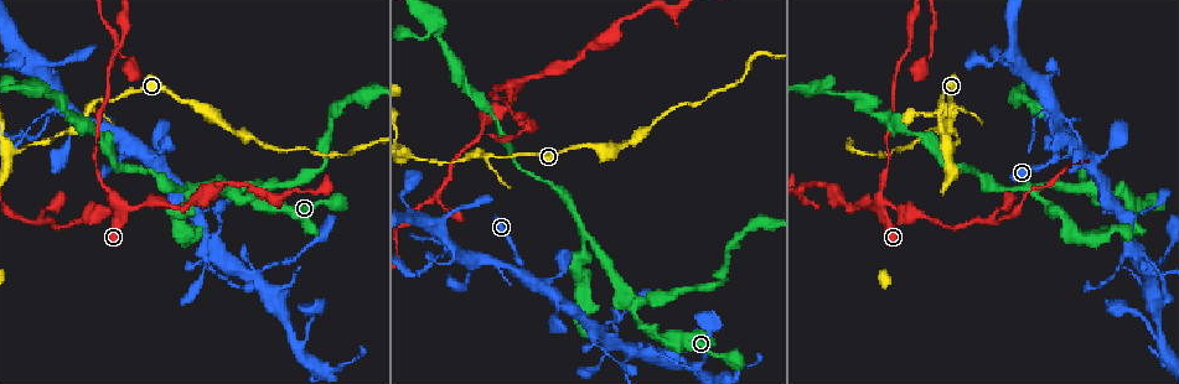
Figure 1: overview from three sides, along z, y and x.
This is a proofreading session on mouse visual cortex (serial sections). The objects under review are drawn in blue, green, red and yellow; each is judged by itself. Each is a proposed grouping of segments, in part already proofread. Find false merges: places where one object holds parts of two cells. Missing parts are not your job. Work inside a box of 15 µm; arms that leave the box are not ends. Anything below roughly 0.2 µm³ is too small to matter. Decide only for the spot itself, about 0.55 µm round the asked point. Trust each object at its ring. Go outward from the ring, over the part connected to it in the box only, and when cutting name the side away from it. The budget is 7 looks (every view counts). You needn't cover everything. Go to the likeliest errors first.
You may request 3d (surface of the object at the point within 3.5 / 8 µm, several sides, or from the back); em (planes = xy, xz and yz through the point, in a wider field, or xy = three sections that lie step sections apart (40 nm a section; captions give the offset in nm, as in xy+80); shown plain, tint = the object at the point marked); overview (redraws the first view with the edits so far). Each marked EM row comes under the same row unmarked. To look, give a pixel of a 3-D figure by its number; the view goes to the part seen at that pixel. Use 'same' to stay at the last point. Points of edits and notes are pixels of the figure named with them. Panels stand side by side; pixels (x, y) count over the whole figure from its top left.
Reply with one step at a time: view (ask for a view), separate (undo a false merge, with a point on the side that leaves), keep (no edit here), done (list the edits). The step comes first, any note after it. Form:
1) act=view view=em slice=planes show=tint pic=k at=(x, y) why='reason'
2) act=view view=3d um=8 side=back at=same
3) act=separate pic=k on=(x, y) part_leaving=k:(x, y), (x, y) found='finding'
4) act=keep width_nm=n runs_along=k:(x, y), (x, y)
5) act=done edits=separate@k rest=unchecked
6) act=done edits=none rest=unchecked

act=view view=3d um=3.5 pic=1 at=(119, 211) why='three arms meet'

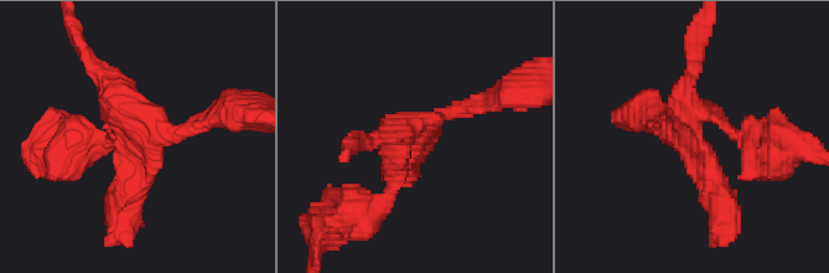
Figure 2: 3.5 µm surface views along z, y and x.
act=view view=em slice=xy step=5 show=tint pic=2 at=(137, 133)

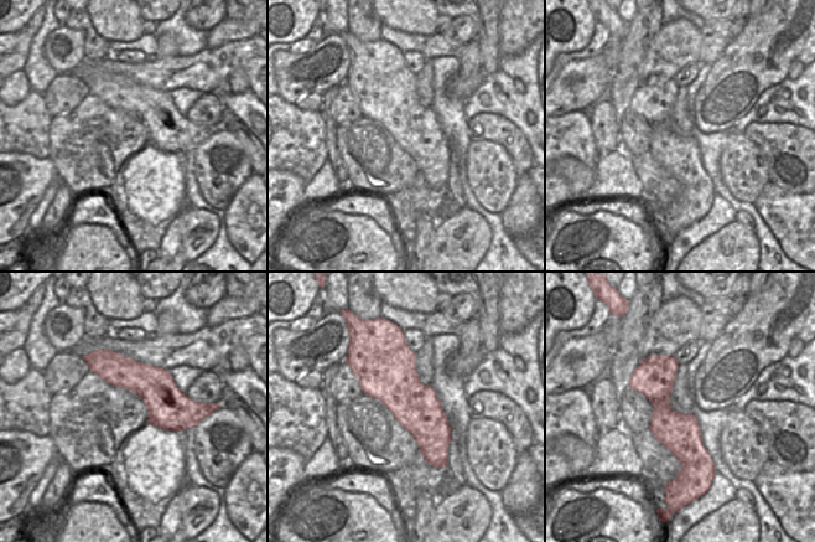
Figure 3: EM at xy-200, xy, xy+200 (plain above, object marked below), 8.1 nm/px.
act=keep runs_along=3:(654, 359), (663, 417), (706, 466) found='all the same cell'

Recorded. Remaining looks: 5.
act=view view=3d um=3.5 pic=1 at=(191, 188) why='side arm on a straight run'

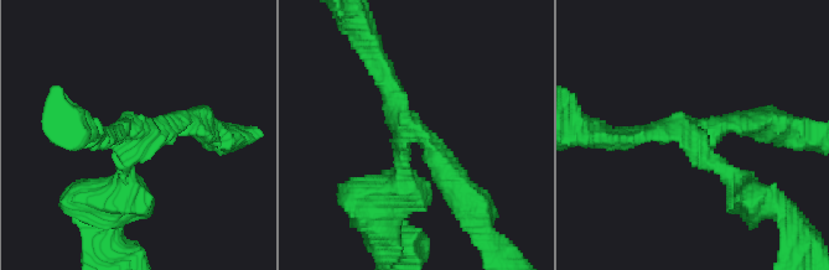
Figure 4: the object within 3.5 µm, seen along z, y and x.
act=view view=em slice=xy step=1 show=tint pic=4 at=(140, 131) why='now the EM'

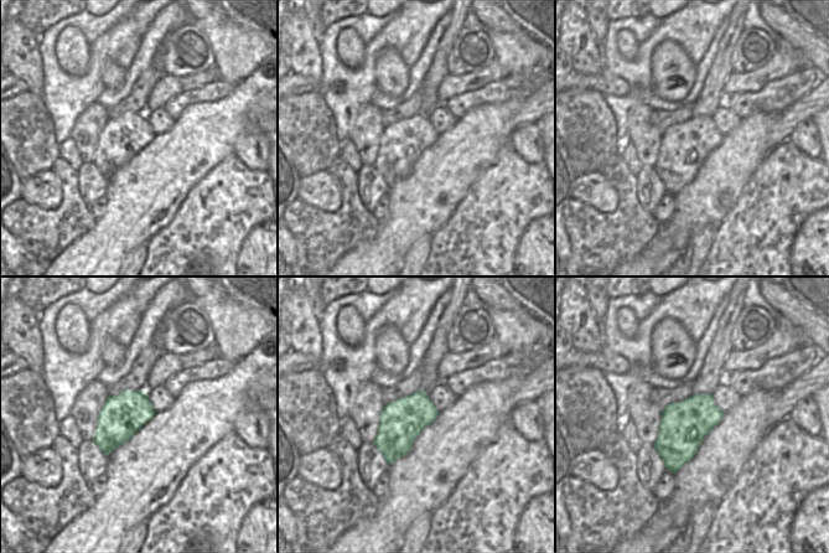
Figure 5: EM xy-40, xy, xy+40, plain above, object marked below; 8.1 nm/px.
act=keep arms=3 arm_widths_nm=200,200,250 runs_along=4:(469, 195), (399, 118), (381, 65) found='one cell here'

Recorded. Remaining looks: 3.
act=view view=3d um=3.5 pic=1 at=(805, 198) why='sharp bend'

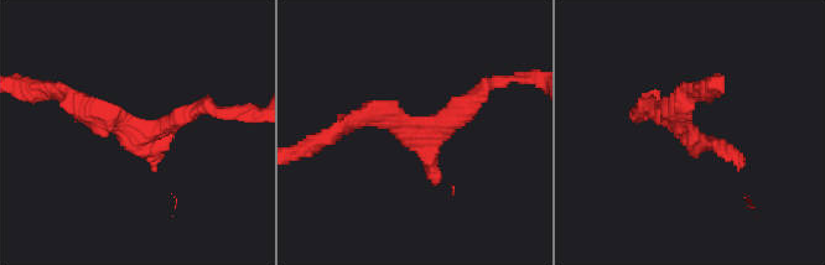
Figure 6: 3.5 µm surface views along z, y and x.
act=view view=em slice=xy step=3 show=tint pic=6 at=(148, 133) why='need the tissue'

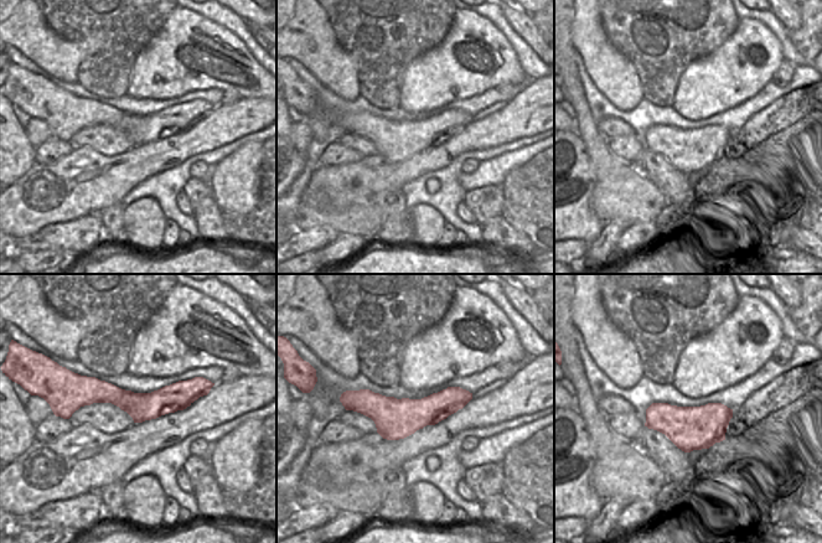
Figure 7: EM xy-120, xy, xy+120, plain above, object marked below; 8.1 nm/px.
act=view view=em slice=planes show=tint at=same

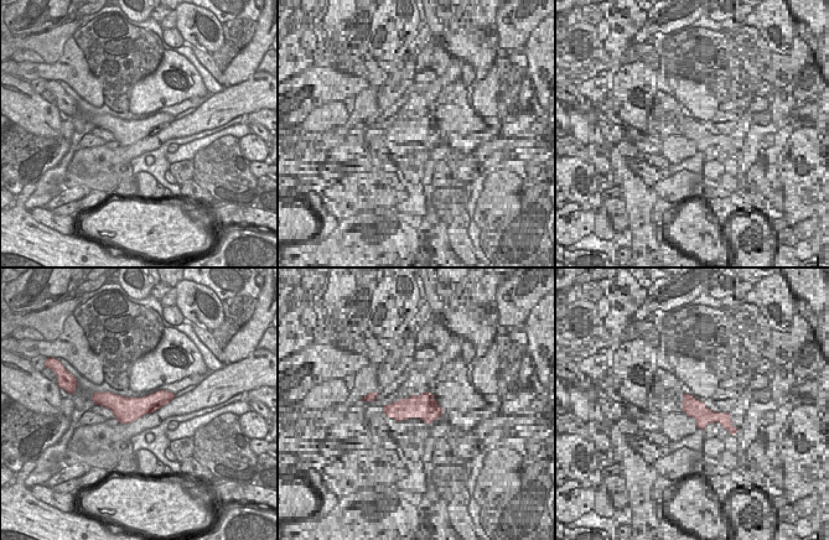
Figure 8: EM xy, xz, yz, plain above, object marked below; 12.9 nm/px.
act=keep runs_along=8:(169, 395), (149, 404), (100, 398) found='one cell here'

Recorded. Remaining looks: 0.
act=done edits=none rest=unchecked

